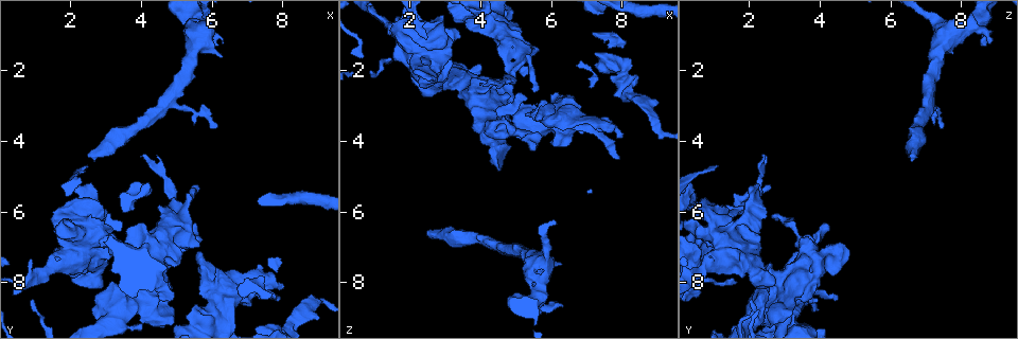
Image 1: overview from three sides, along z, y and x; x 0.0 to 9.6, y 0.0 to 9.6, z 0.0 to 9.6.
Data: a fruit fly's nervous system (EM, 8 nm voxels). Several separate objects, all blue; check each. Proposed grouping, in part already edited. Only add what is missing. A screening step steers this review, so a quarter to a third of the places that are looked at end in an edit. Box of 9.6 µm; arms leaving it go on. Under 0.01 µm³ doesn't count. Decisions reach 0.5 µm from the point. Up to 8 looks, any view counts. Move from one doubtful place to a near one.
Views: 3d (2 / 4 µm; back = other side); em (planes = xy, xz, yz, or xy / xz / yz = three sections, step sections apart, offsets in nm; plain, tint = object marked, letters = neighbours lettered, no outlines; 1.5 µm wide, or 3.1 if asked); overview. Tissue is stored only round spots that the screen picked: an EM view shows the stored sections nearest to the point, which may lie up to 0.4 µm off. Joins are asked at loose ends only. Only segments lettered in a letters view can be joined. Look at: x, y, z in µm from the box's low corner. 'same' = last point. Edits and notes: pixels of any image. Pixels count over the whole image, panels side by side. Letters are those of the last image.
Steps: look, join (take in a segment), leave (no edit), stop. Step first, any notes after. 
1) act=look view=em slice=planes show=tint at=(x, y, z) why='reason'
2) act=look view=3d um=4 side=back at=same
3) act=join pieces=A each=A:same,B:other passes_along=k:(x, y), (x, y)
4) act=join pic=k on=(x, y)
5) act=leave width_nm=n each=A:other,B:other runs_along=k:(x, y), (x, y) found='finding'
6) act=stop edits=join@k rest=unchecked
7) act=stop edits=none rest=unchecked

act=look view=em slice=xy step=8 show=tint at=(5.30, 6.20, 2.80) why='tapers out'

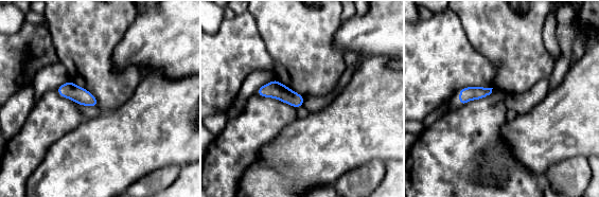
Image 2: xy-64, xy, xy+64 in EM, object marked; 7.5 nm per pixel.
act=look view=em slice=planes show=letters at=same why='another direction'

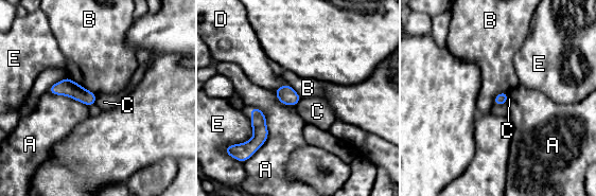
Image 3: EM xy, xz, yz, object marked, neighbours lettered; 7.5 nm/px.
act=leave longest_contact=A:380nm each=A:other,B:other,C:other,D:other,E:other border=3:(97, 95), (94, 103) found='no lettered segment goes on from it'

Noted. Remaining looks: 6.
act=look view=em slice=planes show=letters at=(7.95, 8.15, 3.85) why='branch stops here'

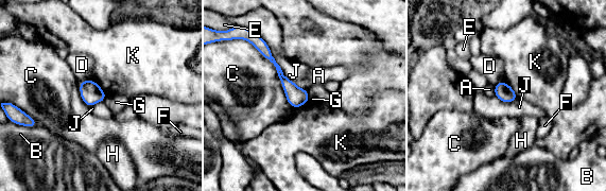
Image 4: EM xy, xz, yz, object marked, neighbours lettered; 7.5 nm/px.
act=leave longest_contact=C:600nm each=A:other,B:other,C:other,D:other,E:other,F:other,G:other,H:other,J:other,K:other runs_along=4:(261, 46), (286, 83), (304, 101) found='none of them fits'

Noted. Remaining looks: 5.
act=look view=3d um=4 at=(2.50, 4.45, 6.50) why='an open end'

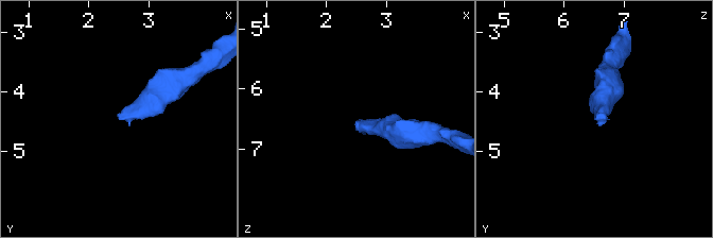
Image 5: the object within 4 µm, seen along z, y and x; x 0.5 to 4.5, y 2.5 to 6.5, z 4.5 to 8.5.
act=look view=em slice=planes show=plain at=(2.55, 4.45, 6.50) why='now the EM'

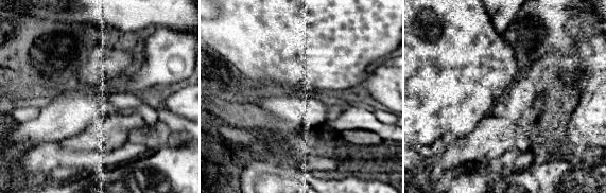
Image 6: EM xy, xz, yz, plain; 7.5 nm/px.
act=look view=em slice=planes show=letters at=same why='see the neighbours'

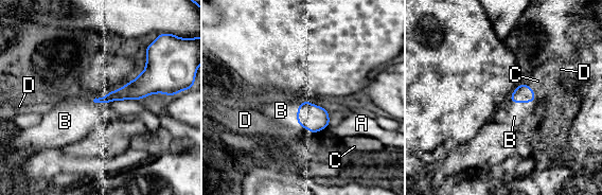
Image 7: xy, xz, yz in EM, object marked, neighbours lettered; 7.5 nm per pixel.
act=join pieces=B longest_contact=C:110nm each=A:other,B:same,C:other,D:other found='it goes on there'

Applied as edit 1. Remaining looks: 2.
act=stop edits=join@7 rest=unchecked

